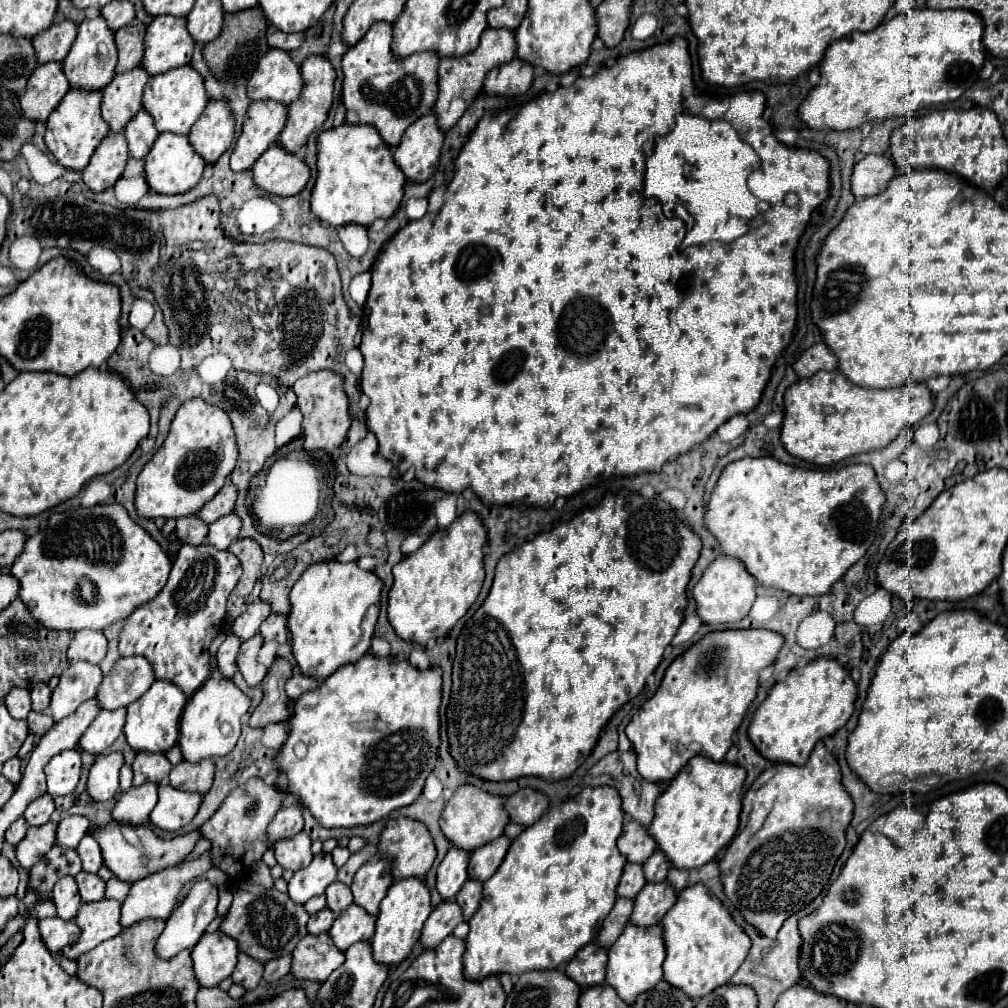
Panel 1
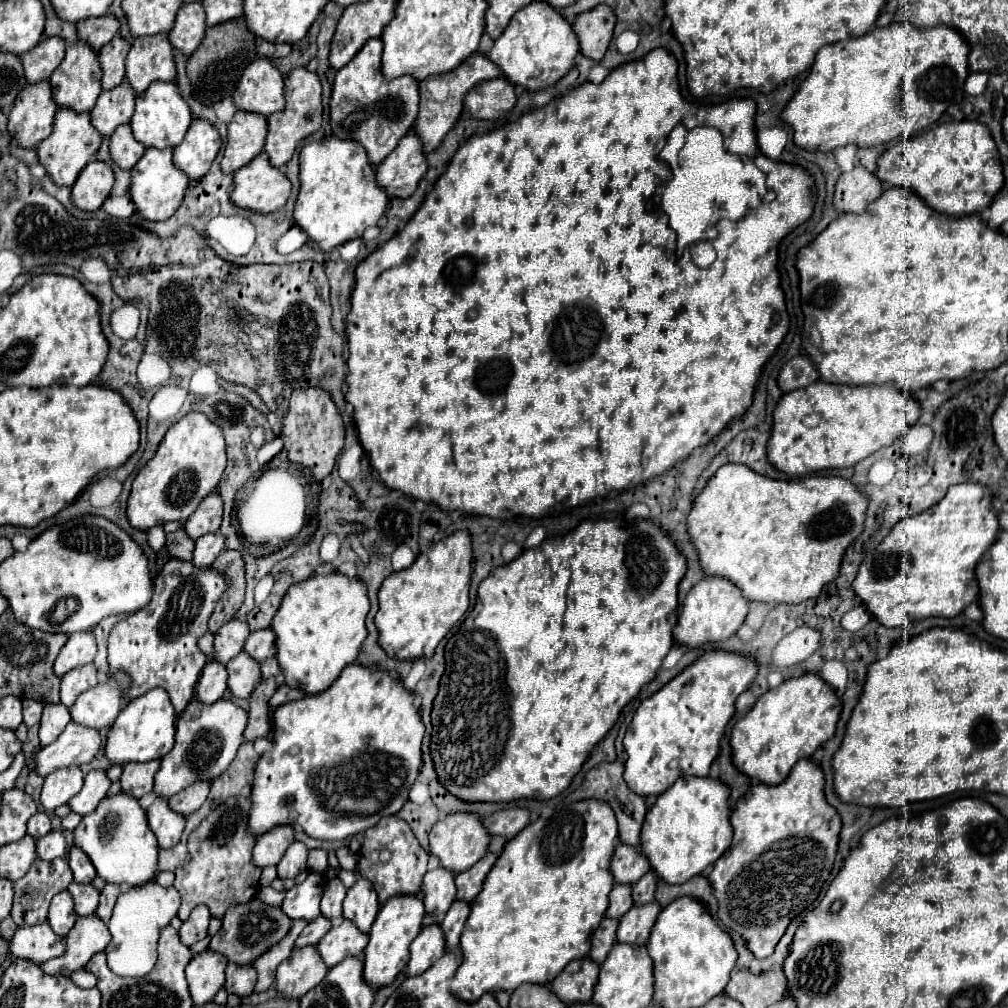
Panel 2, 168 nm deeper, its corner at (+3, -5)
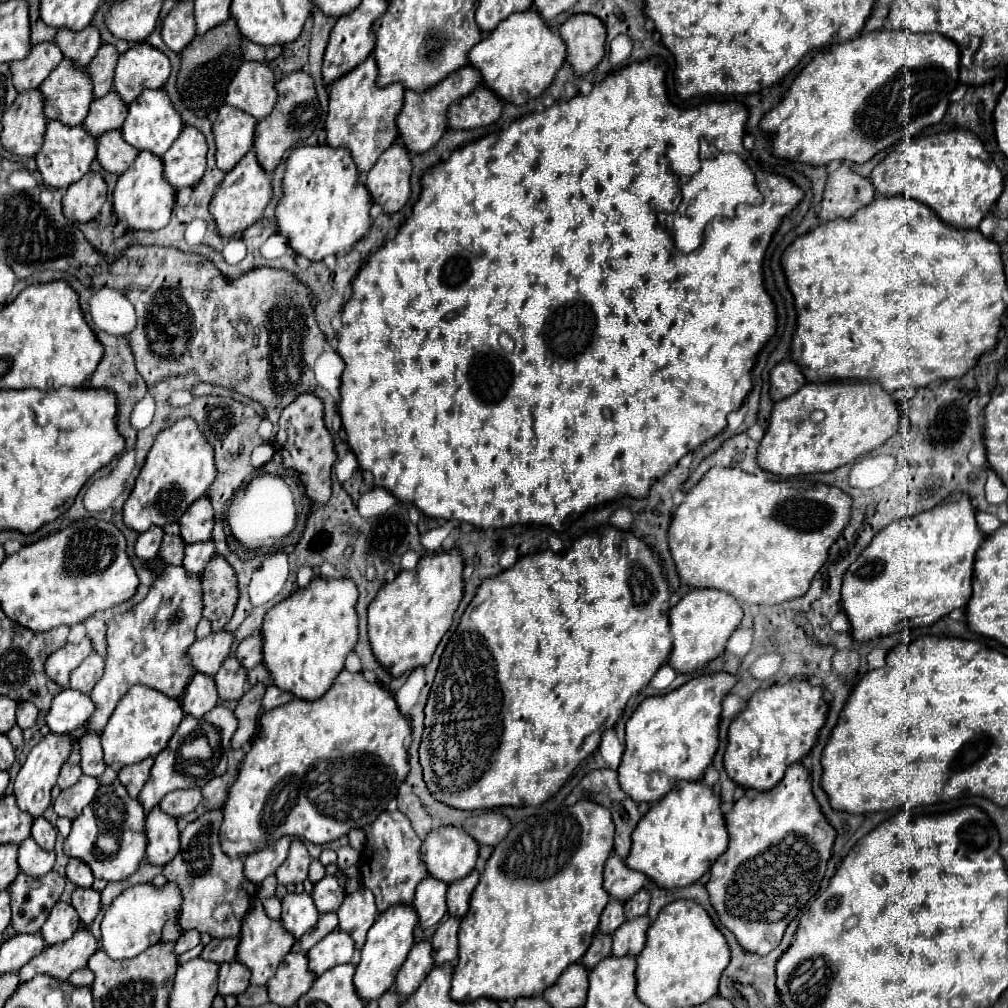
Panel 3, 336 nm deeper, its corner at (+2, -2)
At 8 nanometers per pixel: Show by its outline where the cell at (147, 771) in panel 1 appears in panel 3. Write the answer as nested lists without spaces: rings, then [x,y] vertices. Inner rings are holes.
[[[147,758],[147,760],[141,760],[139,764],[123,766],[119,770],[119,782],[127,788],[127,792],[129,792],[131,798],[137,798],[139,796],[141,788],[145,786],[145,782],[149,778],[151,766],[153,766],[153,758]]]

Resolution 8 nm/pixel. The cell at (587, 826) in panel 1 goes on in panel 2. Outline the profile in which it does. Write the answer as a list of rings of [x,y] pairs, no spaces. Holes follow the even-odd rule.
[[[584,799],[554,811],[548,819],[538,817],[510,839],[486,877],[484,889],[472,901],[472,913],[460,937],[464,959],[452,979],[452,993],[462,1001],[474,1003],[486,991],[514,991],[522,983],[550,985],[570,961],[586,957],[592,933],[608,909],[608,893],[614,887],[610,859],[616,837],[618,823],[614,811],[606,803],[598,803],[598,799]]]

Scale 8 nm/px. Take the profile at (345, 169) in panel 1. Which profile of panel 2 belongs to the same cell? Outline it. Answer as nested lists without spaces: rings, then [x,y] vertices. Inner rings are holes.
[[[326,137],[322,141],[310,141],[300,151],[300,193],[296,199],[294,221],[300,225],[310,241],[318,243],[320,249],[330,251],[350,239],[362,237],[366,227],[378,225],[388,209],[388,193],[376,181],[376,169],[368,161],[364,147],[356,141],[342,141],[338,137]]]

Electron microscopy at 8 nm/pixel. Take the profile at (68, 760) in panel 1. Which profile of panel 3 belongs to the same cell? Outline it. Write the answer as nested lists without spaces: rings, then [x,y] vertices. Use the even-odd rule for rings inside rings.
[[[69,762],[63,764],[63,768],[61,768],[61,772],[59,772],[59,780],[57,780],[59,788],[65,790],[65,788],[73,786],[73,784],[79,780],[81,774],[83,774],[83,772],[81,772],[81,766],[79,766],[79,764],[69,764]]]

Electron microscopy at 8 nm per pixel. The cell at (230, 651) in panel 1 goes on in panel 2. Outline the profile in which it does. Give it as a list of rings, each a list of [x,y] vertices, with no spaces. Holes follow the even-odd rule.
[[[210,661],[204,671],[202,677],[196,685],[196,699],[200,699],[202,703],[214,703],[218,699],[222,699],[224,691],[226,691],[226,665],[218,663],[218,661]]]

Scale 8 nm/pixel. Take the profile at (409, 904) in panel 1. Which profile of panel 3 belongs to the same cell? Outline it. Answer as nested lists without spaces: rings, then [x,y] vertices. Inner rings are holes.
[[[391,906],[387,912],[379,914],[375,924],[369,928],[367,942],[361,950],[361,962],[359,962],[355,978],[353,978],[355,992],[359,994],[361,1000],[365,1000],[365,1002],[377,1000],[379,996],[383,996],[383,992],[387,992],[387,988],[393,988],[395,976],[397,976],[399,968],[403,966],[409,950],[415,944],[415,940],[413,940],[415,926],[417,926],[417,914],[411,906]]]

